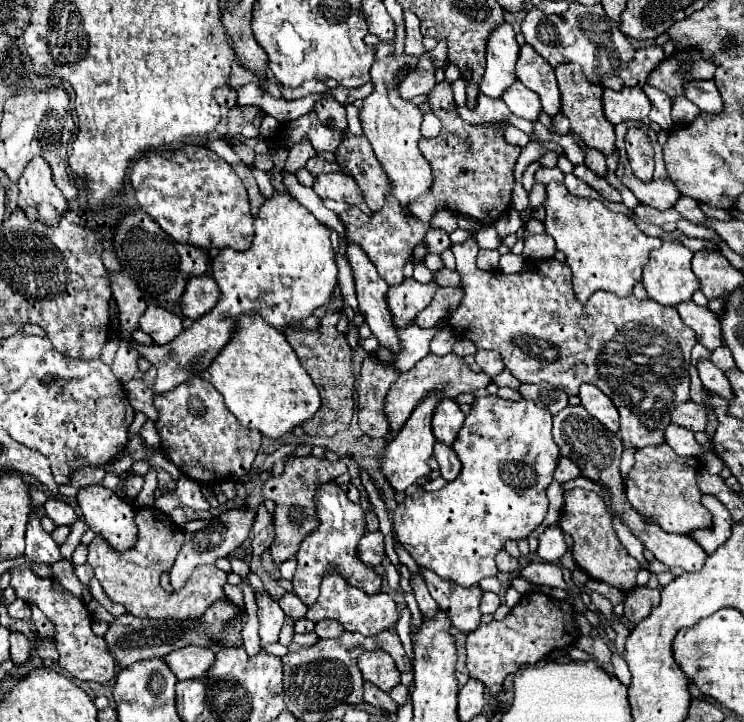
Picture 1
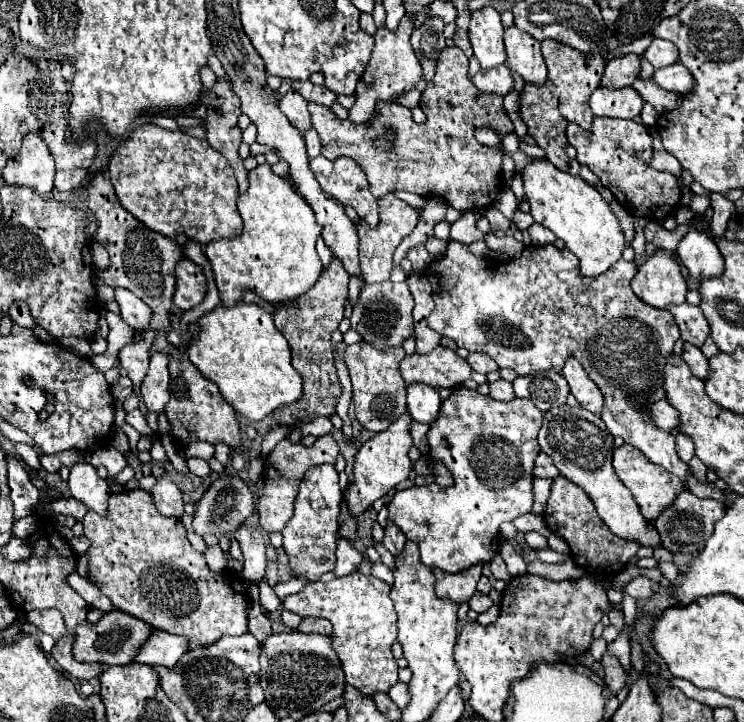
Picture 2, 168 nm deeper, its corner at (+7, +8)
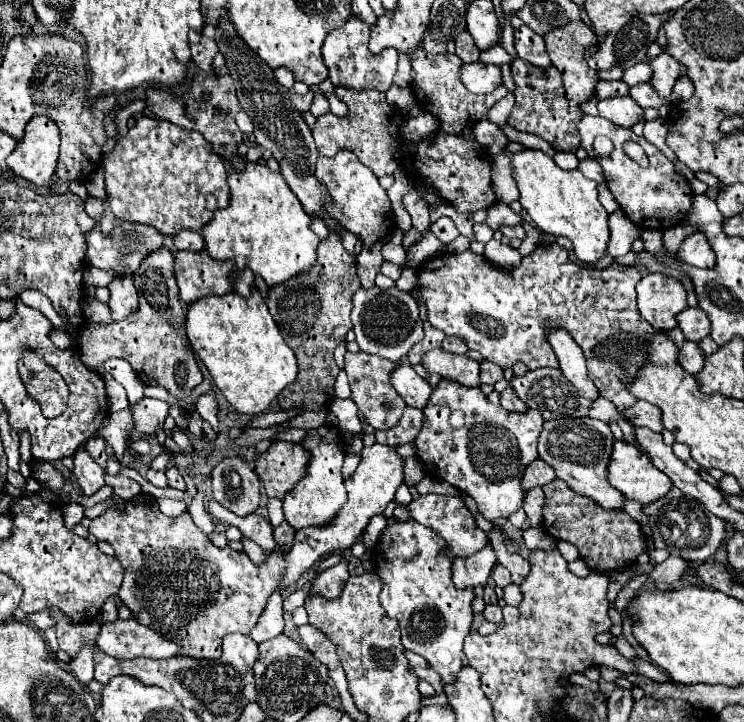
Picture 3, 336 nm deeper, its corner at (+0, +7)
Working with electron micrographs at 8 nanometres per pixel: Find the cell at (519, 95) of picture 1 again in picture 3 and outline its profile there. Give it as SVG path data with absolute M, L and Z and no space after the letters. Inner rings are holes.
M476 61L476 63L464 63L462 65L460 79L470 93L478 95L478 93L494 91L502 81L502 73L500 73L498 65Z

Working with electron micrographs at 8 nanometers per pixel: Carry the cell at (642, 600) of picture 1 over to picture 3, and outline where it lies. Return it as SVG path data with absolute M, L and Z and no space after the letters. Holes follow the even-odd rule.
M670 555L664 563L660 565L654 565L654 571L650 573L650 577L656 581L656 583L674 583L678 579L682 579L686 571L686 561L682 557L674 557Z

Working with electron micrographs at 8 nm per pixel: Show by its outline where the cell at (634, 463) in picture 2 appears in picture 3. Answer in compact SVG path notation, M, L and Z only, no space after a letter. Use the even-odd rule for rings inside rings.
M614 441L608 461L608 481L640 505L648 505L650 501L664 497L672 487L666 473L658 471L646 455L624 441Z

